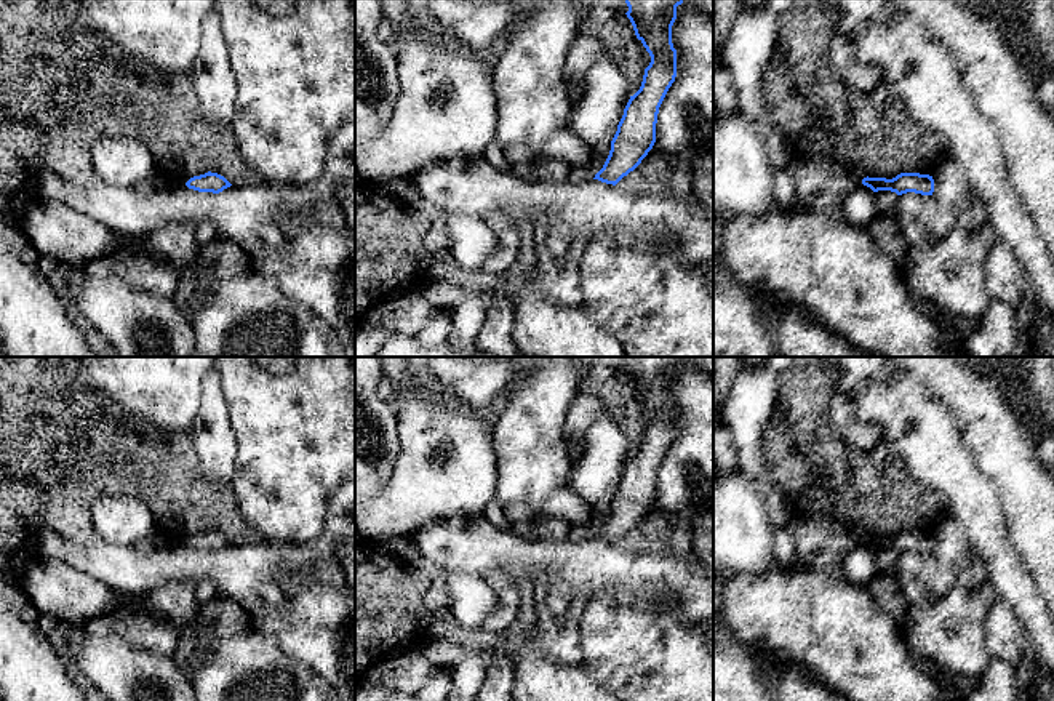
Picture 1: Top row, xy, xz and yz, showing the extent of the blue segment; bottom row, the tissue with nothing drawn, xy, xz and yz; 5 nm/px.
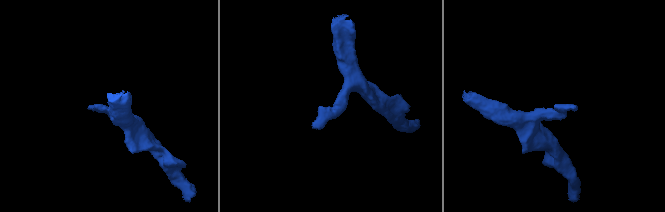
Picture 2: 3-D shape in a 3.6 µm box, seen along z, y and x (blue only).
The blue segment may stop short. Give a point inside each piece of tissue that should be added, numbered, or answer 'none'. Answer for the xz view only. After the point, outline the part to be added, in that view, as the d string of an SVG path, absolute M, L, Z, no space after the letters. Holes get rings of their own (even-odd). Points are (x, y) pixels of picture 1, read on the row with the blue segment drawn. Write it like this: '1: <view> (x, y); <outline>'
none

